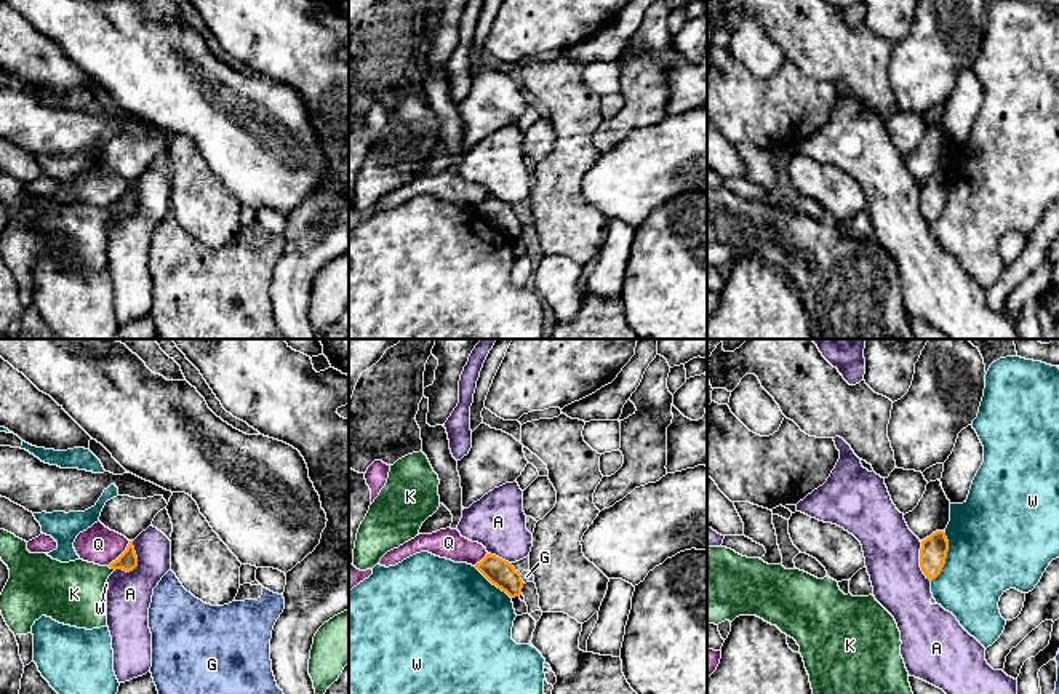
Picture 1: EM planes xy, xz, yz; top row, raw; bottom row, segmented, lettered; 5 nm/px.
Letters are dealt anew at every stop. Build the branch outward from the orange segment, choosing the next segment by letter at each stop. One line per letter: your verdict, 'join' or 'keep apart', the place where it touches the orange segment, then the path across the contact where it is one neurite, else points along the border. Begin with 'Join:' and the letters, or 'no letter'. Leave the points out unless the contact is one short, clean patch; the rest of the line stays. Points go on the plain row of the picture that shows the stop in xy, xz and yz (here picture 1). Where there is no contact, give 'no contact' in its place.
Join: K
A: keep apart; meets orange in xy at (136, 205)
G: keep apart; meets orange in xz at (520, 219); border along xz (520, 216), (523, 223)
K: join; meets orange in xy at (111, 210); runs through xy (128, 202), (111, 210), (87, 223), (74, 235)
Q: keep apart; meets orange in xy at (122, 195); border along xy (130, 183), (107, 207)
W: keep apart; meets orange in yz at (946, 199)

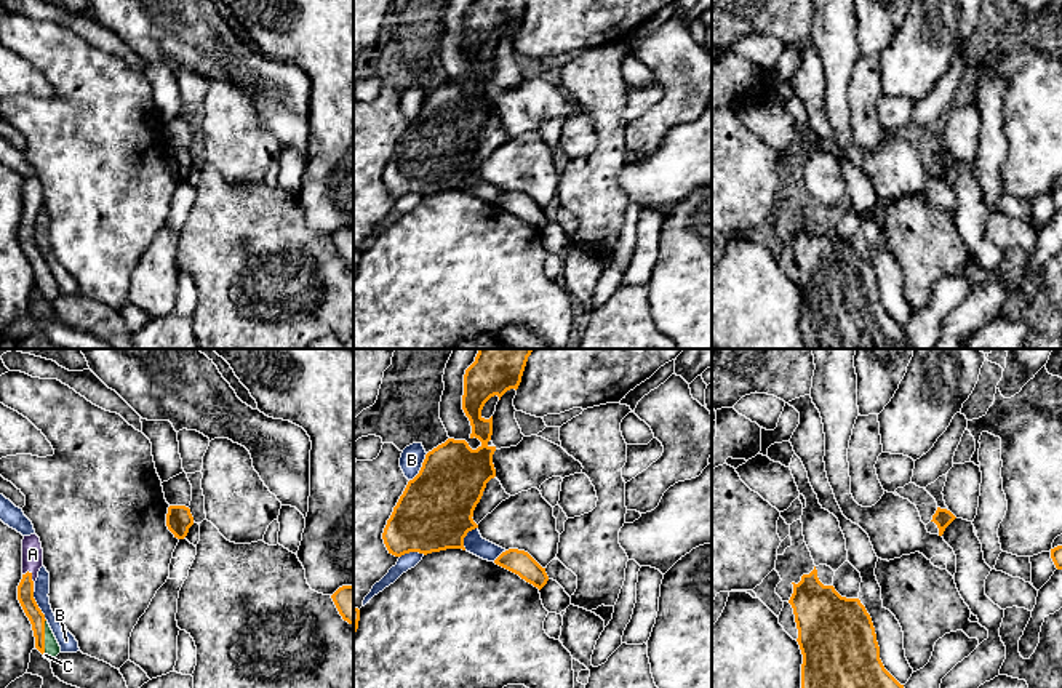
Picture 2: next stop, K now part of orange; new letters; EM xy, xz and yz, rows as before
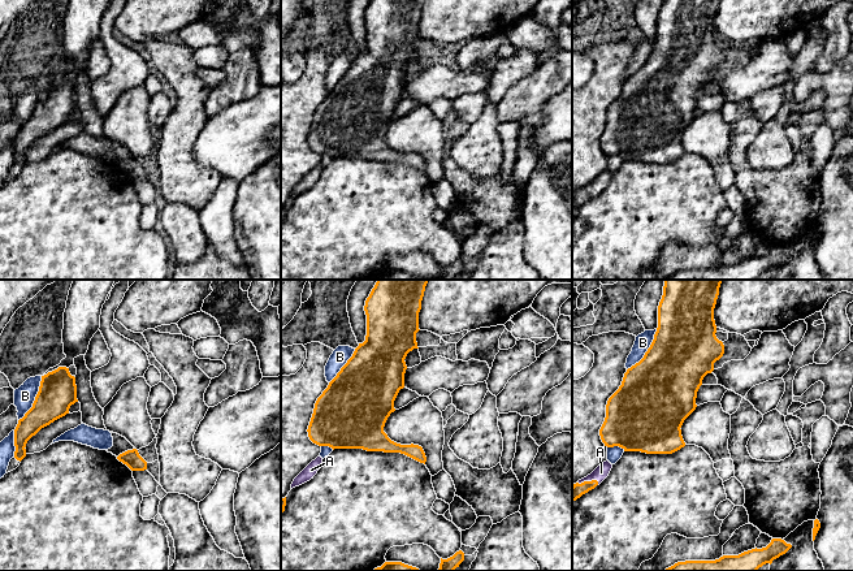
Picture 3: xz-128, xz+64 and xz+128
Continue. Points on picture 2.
Join: A, C
A: join; meets orange in xy at (32, 223); runs through xy (26, 228), (32, 223), (32, 196)
B: keep apart; meets orange in xz at (421, 109)
C: join; meets orange in xy at (43, 279)

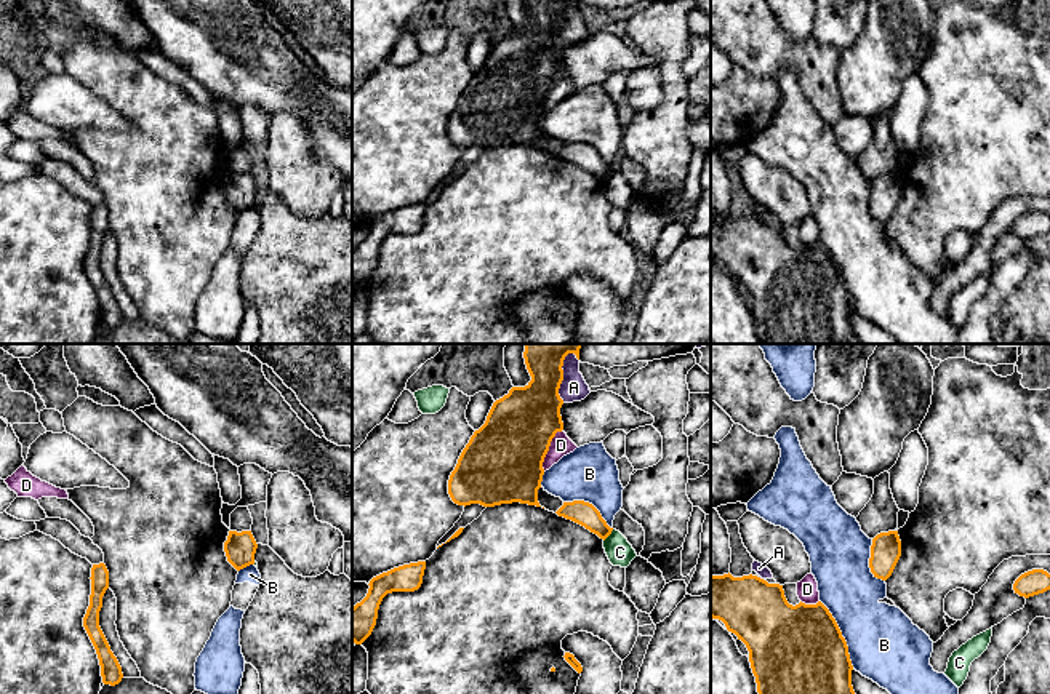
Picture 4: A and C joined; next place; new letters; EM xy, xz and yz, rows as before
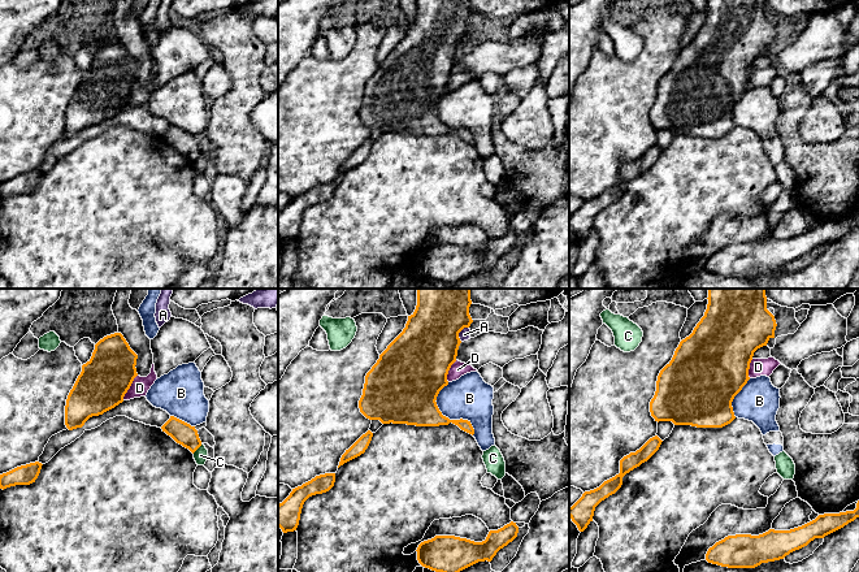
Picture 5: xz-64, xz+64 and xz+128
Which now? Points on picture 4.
Join: no letter
A: keep apart; meets orange in xz at (562, 21)
B: keep apart; meets orange in yz at (841, 275)
C: keep apart; meets orange in xz at (609, 176)
D: keep apart; meets orange in xz at (548, 91)

